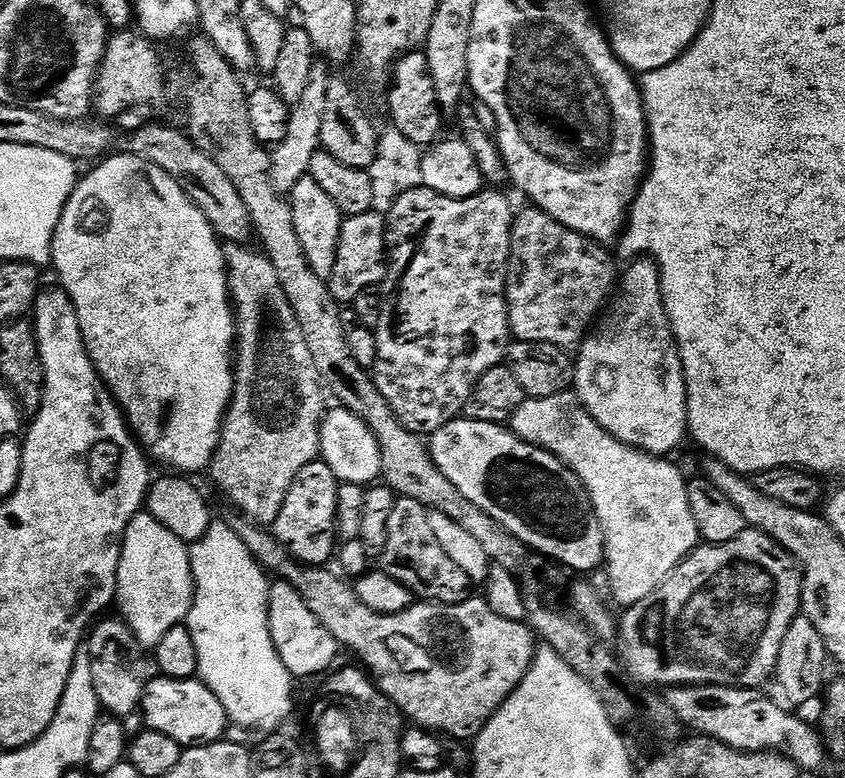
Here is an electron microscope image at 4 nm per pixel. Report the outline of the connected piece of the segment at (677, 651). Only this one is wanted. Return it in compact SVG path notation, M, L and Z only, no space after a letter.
M745 527L744 532L738 534L738 538L725 544L701 543L676 569L669 572L668 577L645 600L623 609L624 617L621 620L619 617L618 620L618 640L620 636L618 660L623 671L624 668L628 671L628 676L634 683L645 684L648 688L660 688L659 690L681 688L682 686L702 686L703 684L755 689L767 685L770 677L776 671L776 659L778 650L782 646L782 638L788 627L796 621L800 612L800 577L799 567L794 566L794 561L788 552L775 544L765 532L760 532L756 528Z

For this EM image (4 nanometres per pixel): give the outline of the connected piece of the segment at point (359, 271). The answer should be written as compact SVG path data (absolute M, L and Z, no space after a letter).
M373 210L366 214L349 216L340 225L340 237L334 258L334 270L326 281L328 292L337 305L351 305L363 292L381 283L386 271L386 249L384 246L385 217Z

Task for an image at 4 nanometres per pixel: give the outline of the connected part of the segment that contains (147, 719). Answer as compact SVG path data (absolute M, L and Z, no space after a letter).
M161 675L155 679L149 679L145 683L138 707L143 727L147 731L166 734L166 738L174 738L174 742L181 746L214 744L217 740L225 739L227 732L224 731L230 728L228 715L203 680L171 680L170 677Z

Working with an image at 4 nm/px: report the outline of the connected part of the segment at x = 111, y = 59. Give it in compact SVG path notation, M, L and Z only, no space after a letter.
M116 30L109 35L94 85L94 112L97 117L115 118L126 110L156 104L163 98L164 68L160 65L159 54L152 47L154 44L149 37L132 30Z

